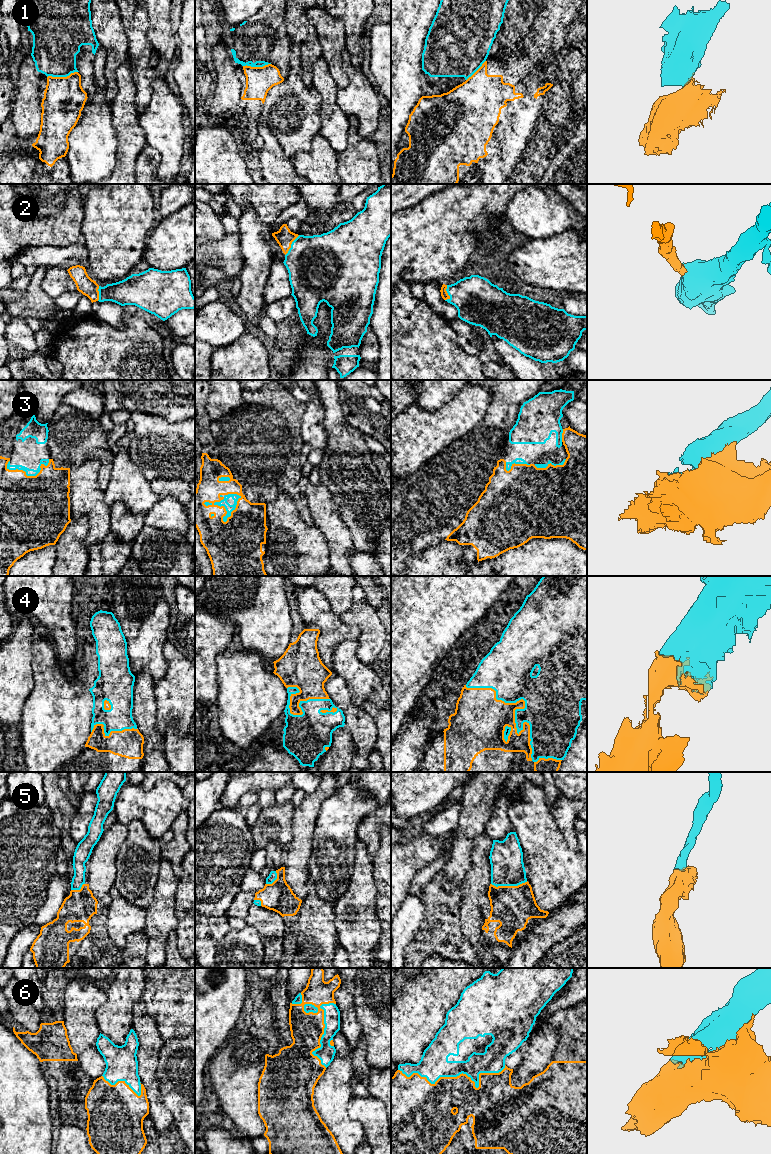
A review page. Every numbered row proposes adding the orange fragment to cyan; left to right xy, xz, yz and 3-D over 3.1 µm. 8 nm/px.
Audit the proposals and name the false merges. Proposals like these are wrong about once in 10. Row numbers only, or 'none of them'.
1

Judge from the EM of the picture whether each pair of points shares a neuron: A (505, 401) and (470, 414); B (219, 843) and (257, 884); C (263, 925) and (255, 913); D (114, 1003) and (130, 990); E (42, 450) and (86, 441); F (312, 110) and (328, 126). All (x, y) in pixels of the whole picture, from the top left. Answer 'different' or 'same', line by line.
A: different
B: different
C: same
D: same
E: same
F: different

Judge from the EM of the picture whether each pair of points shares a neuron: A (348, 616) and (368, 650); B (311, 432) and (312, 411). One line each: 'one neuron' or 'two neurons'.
A: one neuron
B: one neuron

